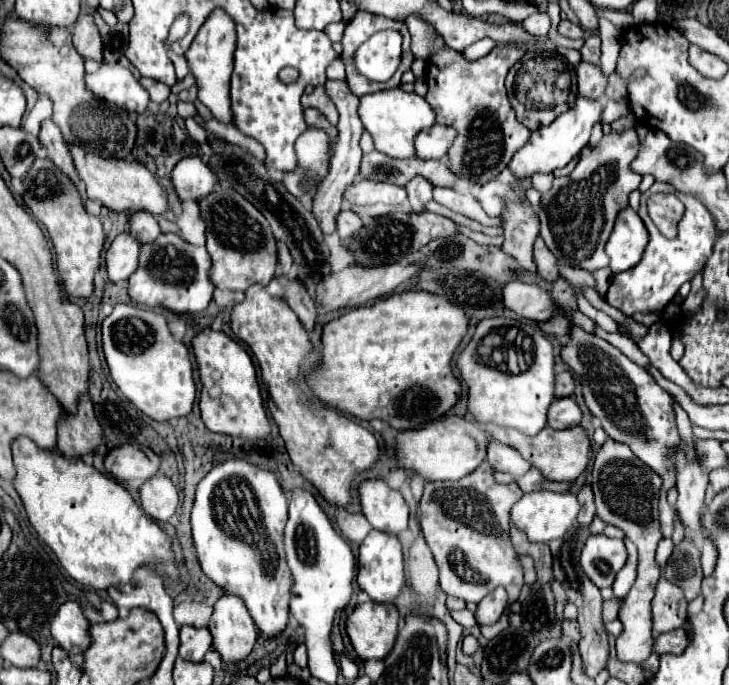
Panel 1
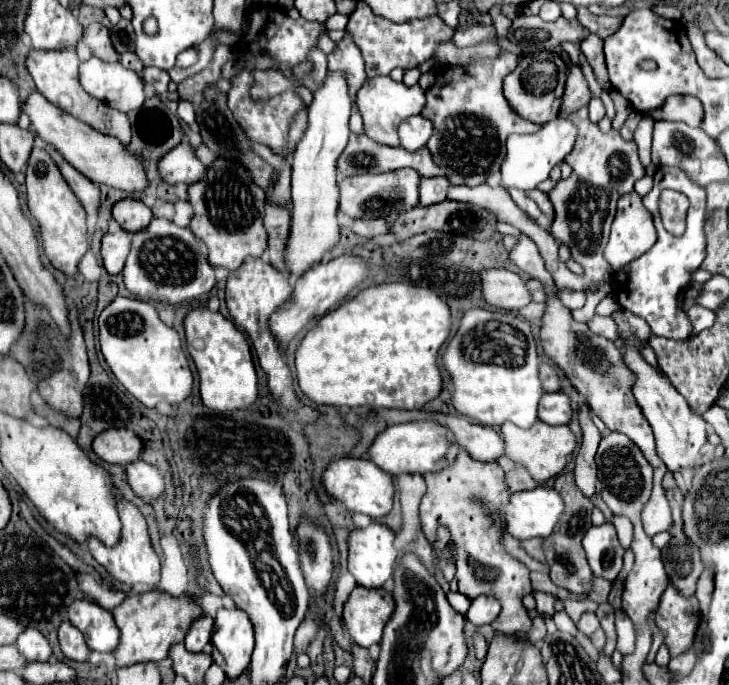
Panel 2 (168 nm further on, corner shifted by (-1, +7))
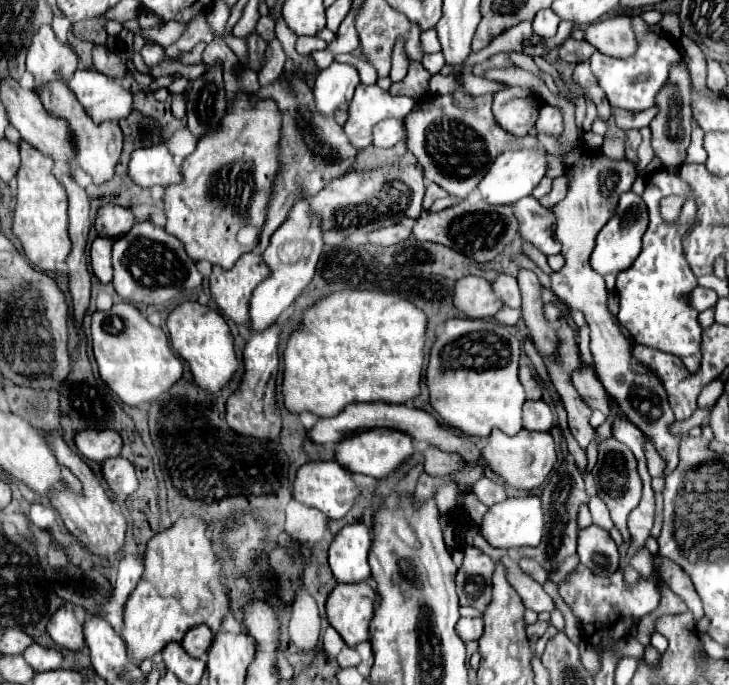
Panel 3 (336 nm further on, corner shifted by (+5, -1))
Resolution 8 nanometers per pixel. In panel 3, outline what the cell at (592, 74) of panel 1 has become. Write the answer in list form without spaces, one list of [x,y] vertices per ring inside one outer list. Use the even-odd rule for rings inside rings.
[[[542,104],[534,128],[538,134],[548,134],[548,136],[562,134],[562,112],[556,106]]]

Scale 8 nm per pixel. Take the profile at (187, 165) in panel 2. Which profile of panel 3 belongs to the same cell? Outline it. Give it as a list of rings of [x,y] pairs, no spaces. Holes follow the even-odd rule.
[[[164,144],[134,150],[128,162],[128,176],[142,188],[150,188],[156,184],[170,186],[182,180],[180,168],[174,164],[172,154]]]

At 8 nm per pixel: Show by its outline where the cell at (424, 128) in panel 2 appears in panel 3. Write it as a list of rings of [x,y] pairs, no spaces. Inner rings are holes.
[[[382,120],[372,128],[372,144],[378,148],[390,148],[404,138],[404,126],[398,120]]]

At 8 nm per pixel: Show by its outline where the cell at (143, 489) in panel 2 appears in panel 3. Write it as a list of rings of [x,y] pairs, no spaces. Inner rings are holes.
[[[122,456],[104,460],[102,462],[102,476],[112,492],[120,492],[124,496],[130,496],[138,488],[134,466]]]

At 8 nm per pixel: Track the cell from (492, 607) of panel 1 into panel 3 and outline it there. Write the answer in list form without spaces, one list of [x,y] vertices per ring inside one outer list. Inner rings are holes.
[[[460,618],[456,624],[456,632],[464,642],[472,642],[472,640],[480,640],[484,630],[484,622],[482,618]]]

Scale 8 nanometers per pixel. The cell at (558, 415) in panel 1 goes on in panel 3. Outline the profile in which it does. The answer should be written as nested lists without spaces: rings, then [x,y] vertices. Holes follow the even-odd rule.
[[[530,400],[522,408],[522,424],[526,430],[550,430],[554,424],[554,414],[544,400]]]

